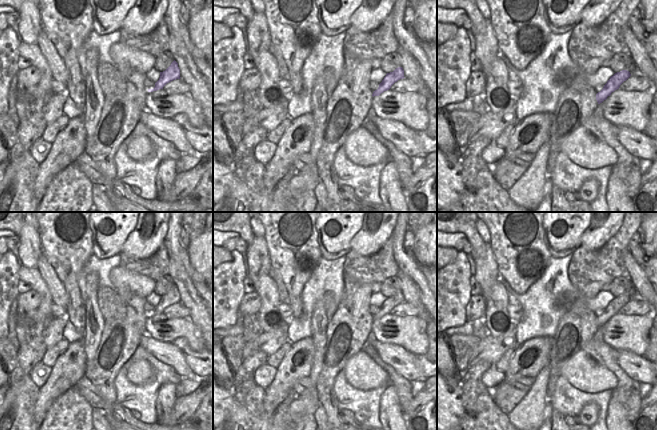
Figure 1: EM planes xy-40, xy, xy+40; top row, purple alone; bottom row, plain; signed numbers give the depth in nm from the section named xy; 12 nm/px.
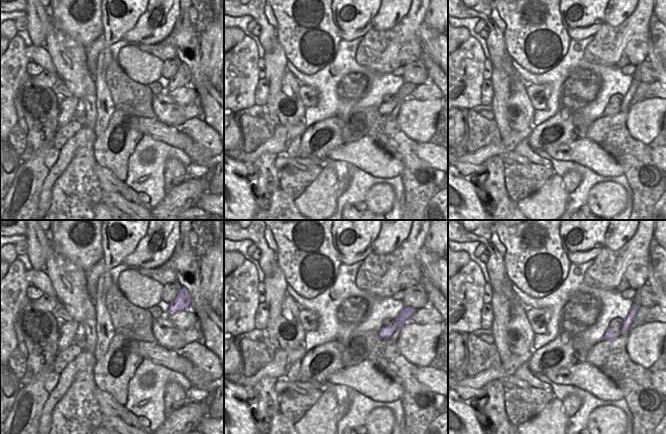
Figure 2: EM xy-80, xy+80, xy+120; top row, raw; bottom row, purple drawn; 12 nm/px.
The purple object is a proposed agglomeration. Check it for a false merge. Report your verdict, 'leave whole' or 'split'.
split

